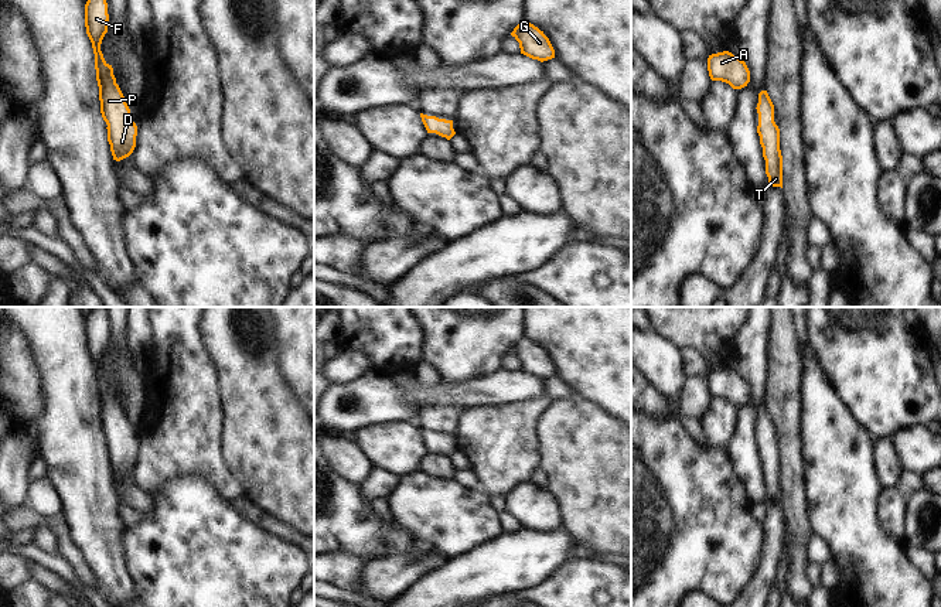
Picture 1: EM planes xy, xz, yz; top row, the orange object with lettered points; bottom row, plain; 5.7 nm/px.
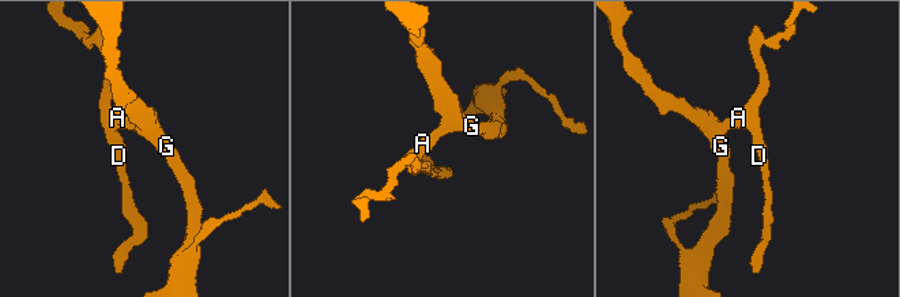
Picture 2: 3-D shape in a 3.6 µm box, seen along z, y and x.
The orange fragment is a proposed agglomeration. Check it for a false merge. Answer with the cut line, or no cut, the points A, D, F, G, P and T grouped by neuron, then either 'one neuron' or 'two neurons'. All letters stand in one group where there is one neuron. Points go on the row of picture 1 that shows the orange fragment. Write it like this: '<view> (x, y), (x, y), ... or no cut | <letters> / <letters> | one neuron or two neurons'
no cut | A D F G P T | one neuron

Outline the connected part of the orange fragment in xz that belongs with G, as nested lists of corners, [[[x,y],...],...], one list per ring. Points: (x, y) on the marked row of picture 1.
[[[522,20],[511,35],[519,42],[521,54],[541,62],[555,58],[549,38],[529,21]]]

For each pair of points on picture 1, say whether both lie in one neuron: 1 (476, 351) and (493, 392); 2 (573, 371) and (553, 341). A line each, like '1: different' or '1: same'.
1: different
2: same

